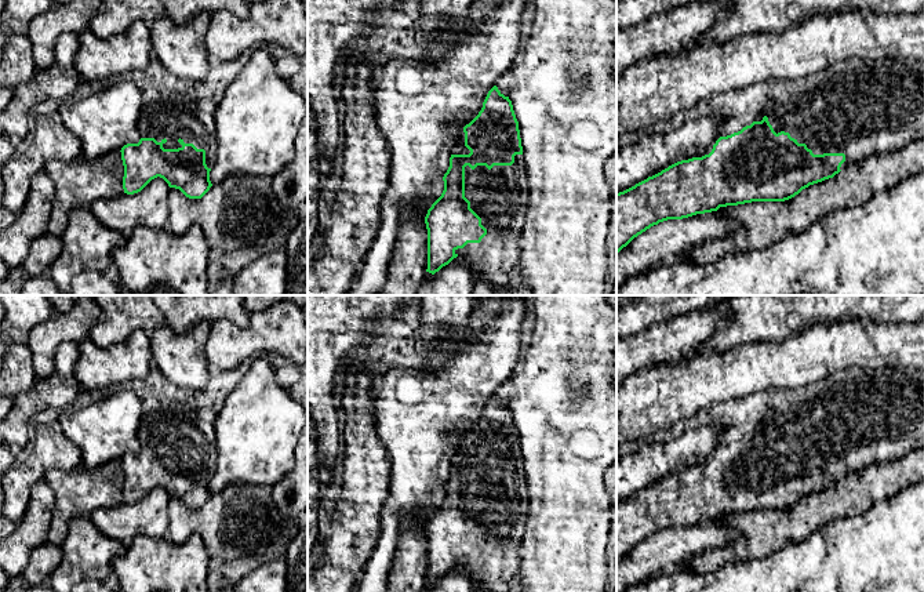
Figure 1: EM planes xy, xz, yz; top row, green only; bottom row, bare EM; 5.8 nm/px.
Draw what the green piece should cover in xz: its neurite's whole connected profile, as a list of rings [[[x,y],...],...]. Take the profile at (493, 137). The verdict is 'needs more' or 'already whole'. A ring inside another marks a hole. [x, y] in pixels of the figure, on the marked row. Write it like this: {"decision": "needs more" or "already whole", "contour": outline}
{"decision": "needs more", "contour": [[[494,86],[479,115],[458,134],[444,190],[425,217],[428,229],[428,269],[434,275],[458,255],[468,259],[474,282],[481,277],[503,295],[521,290],[520,235],[527,221],[527,166],[519,121],[512,101]]]}

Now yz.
{"decision": "needs more", "contour": [[[844,59],[815,75],[771,87],[771,95],[756,120],[738,132],[720,137],[709,155],[677,161],[616,193],[616,253],[659,222],[752,201],[785,201],[810,185],[847,171],[852,164],[896,150],[924,137],[924,73],[920,73],[910,59]]]}

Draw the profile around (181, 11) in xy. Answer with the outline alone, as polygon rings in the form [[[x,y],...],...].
[[[160,0],[160,3],[165,15],[177,23],[186,23],[203,11],[214,14],[222,10],[244,19],[248,18],[251,7],[245,0]]]

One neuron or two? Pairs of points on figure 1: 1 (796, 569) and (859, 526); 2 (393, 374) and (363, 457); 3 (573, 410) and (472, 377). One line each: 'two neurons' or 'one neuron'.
1: one neuron
2: two neurons
3: two neurons

